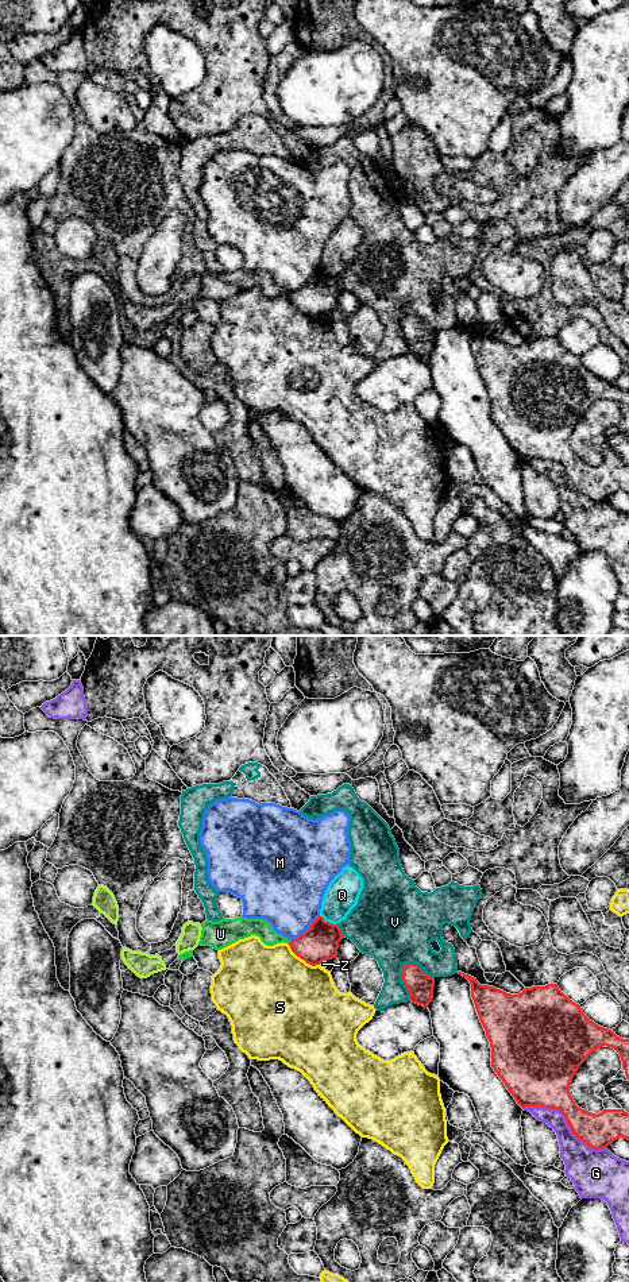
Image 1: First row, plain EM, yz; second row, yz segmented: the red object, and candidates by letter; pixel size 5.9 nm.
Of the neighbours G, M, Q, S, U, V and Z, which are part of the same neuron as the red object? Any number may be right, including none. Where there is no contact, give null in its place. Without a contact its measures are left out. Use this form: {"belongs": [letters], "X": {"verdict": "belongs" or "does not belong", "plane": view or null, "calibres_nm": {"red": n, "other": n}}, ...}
{"belongs": [], "G": {"verdict": "does not belong", "plane": "yz", "calibres_nm": {"red": 280, "other": 180}}, "M": {"verdict": "does not belong", "plane": "yz", "calibres_nm": {"red": 220, "other": 400}}, "Q": {"verdict": "does not belong", "plane": "yz", "calibres_nm": {"red": 220, "other": 200}}, "S": {"verdict": "does not belong", "plane": "yz", "calibres_nm": {"red": 220, "other": 480}}, "U": {"verdict": "does not belong", "plane": "yz", "calibres_nm": {"red": 220, "other": 110}}, "V": {"verdict": "does not belong", "plane": "yz", "calibres_nm": {"red": 160, "other": 340}}, "Z": {"verdict": "does not belong", "plane": "yz", "calibres_nm": {"red": 220, "other": 40}}}

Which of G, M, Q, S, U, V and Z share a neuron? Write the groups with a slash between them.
G / M / Q / S / U / V / Z

